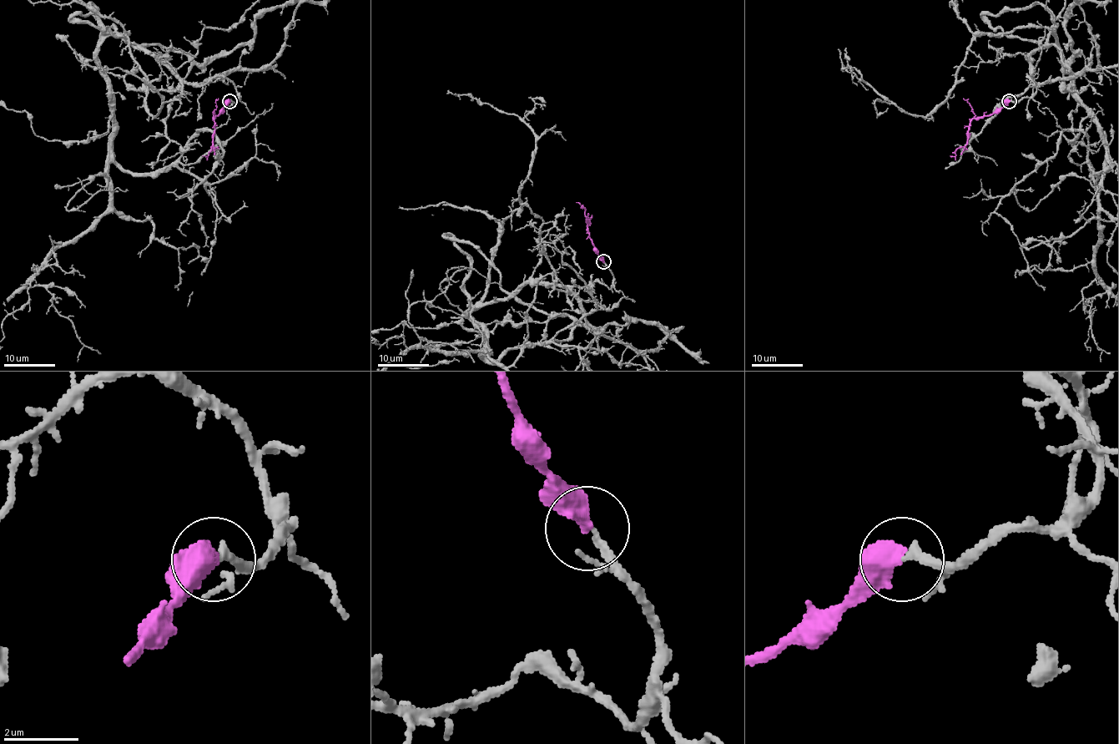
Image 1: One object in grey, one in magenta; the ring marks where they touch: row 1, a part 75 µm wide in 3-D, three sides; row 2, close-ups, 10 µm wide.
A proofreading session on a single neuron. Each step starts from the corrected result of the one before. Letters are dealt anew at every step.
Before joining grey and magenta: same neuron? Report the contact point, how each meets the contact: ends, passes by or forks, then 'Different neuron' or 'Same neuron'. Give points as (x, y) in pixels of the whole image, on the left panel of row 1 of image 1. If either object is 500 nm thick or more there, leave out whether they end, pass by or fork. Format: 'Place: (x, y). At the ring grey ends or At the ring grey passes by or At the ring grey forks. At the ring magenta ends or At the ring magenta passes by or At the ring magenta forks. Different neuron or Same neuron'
Place: (229, 101). Same neuron

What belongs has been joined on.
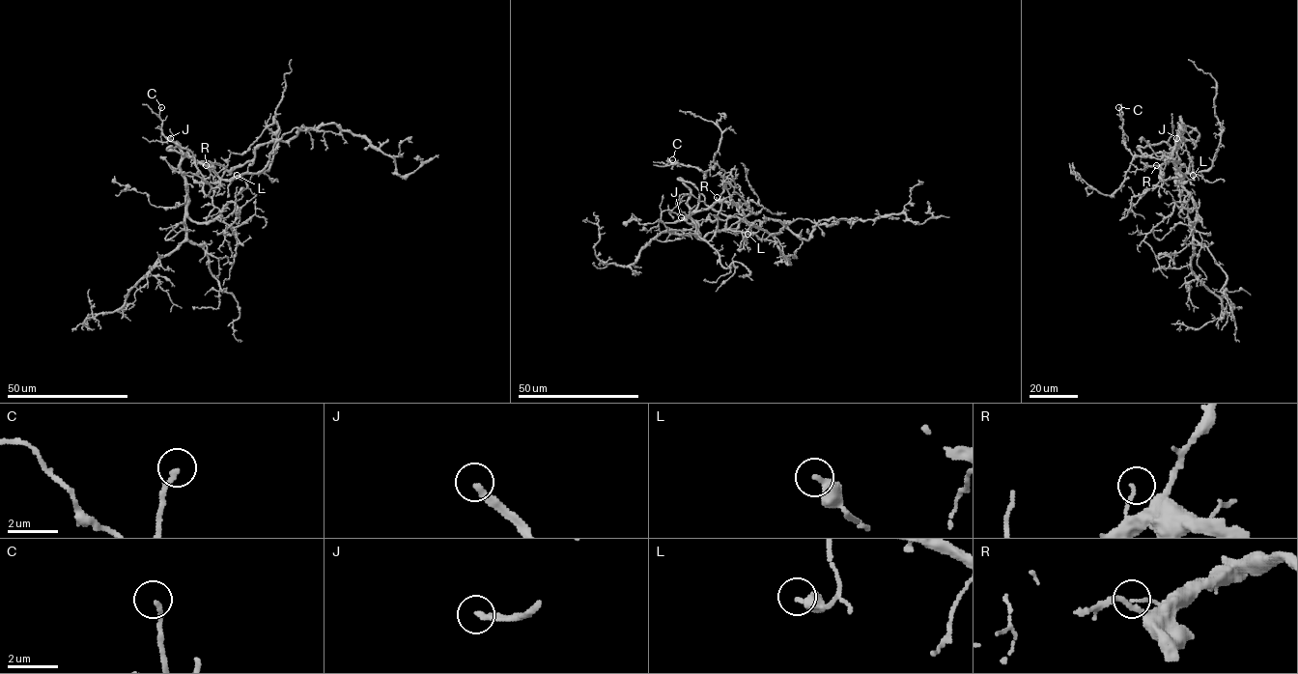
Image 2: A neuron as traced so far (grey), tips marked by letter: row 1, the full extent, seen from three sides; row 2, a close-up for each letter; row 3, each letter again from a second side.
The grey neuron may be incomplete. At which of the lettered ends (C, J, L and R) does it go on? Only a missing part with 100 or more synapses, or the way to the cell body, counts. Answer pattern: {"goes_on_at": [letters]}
{"goes_on_at": ["J"]}

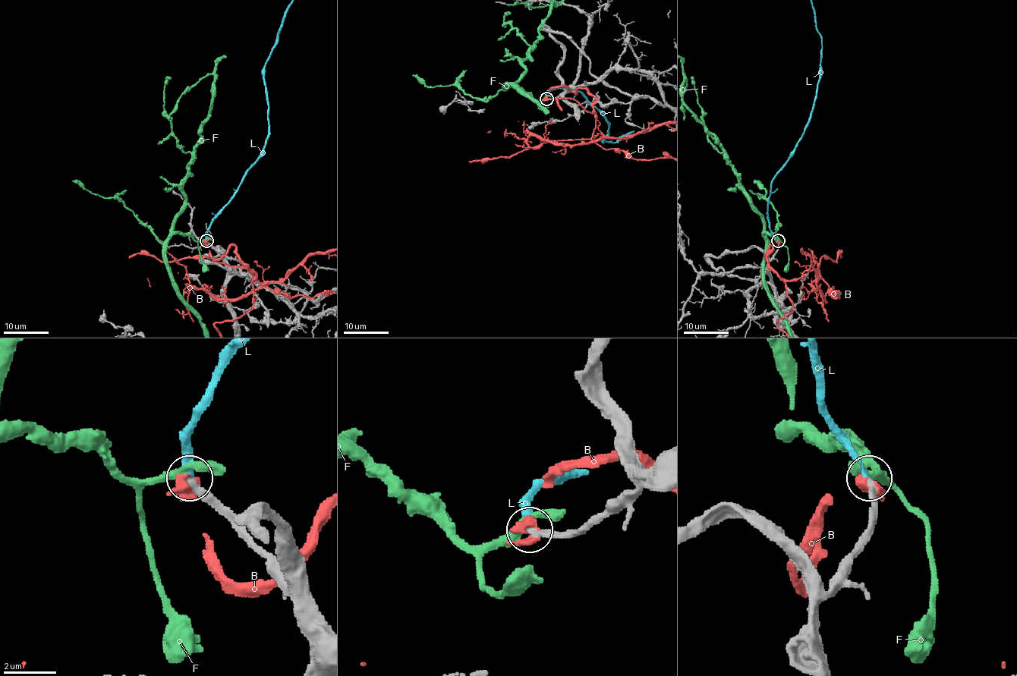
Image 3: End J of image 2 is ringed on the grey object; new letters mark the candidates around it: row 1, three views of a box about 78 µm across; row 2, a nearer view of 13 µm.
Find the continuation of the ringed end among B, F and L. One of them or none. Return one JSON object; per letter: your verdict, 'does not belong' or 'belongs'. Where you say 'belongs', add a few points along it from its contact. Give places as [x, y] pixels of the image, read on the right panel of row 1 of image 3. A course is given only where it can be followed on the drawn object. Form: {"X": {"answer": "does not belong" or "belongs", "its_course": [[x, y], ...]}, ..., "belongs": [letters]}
{"B": {"answer": "does not belong"}, "F": {"answer": "does not belong"}, "L": {"answer": "belongs"}, "belongs": ["L"]}

